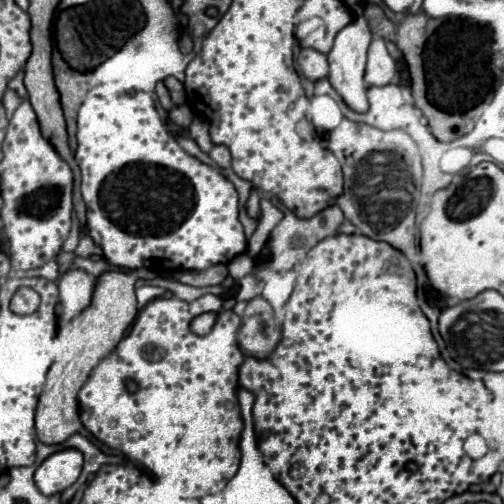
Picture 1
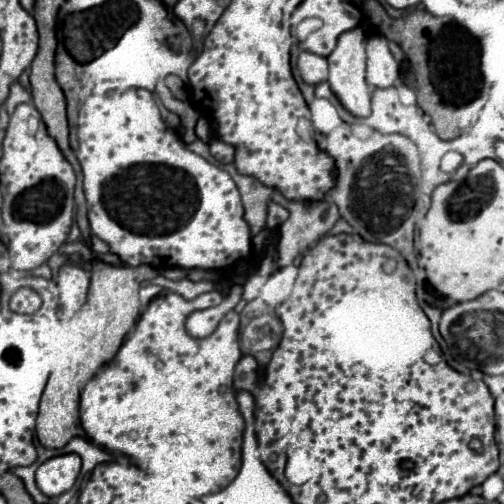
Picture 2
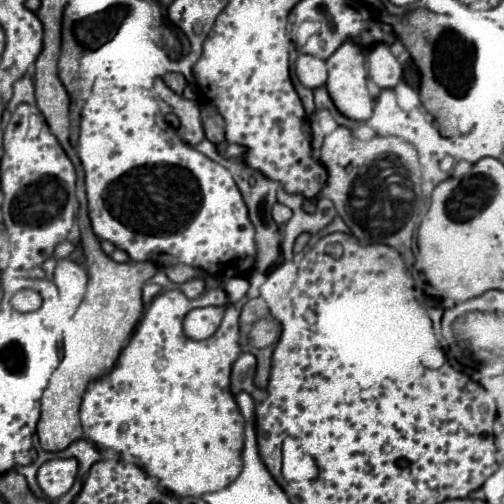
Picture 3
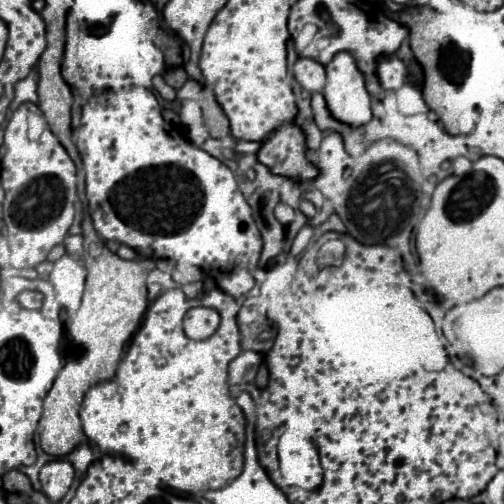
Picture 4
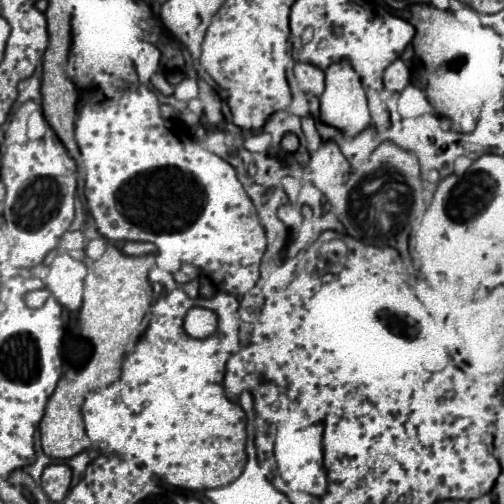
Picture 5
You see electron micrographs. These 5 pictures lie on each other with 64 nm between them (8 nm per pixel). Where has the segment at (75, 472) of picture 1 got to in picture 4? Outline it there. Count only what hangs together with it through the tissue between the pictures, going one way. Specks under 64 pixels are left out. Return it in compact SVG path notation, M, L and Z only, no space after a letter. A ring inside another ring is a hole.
M54 460L48 462L40 470L40 482L42 482L42 492L50 500L62 500L64 494L68 492L70 484L74 478L74 468L66 460Z

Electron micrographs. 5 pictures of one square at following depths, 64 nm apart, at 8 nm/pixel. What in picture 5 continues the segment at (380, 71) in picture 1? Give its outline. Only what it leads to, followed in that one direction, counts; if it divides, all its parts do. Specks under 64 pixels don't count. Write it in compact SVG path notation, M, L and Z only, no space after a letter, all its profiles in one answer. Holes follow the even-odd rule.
M402 60L392 62L384 72L384 88L390 92L400 92L410 84L410 70Z

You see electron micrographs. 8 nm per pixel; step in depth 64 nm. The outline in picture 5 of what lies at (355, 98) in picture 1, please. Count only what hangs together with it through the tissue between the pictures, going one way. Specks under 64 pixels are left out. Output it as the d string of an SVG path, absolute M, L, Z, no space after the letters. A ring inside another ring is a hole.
M348 62L332 64L326 70L326 90L320 96L320 122L338 128L344 136L356 136L370 126L370 114L366 104L366 92L360 84L358 74Z

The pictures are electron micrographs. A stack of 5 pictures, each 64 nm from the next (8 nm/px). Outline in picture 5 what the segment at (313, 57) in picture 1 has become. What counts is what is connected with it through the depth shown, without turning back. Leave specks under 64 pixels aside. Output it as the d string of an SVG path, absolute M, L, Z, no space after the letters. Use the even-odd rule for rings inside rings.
M298 62L296 68L296 80L298 80L298 86L306 92L306 94L312 94L312 96L320 96L324 92L324 72L312 64L302 64Z

